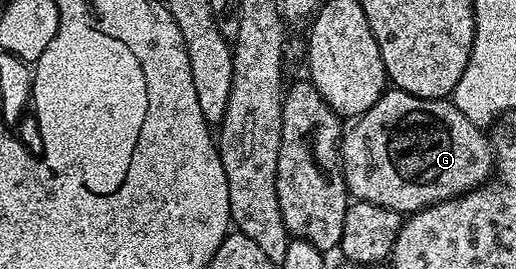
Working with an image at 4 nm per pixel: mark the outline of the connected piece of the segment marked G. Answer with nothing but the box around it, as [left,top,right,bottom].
[339,89,495,213]

